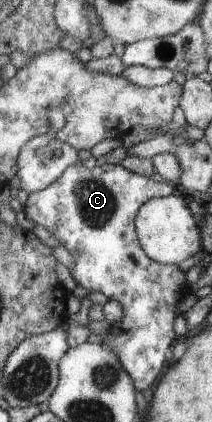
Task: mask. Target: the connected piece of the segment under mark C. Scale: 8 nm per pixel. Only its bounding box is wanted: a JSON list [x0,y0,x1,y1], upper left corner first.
[23,162,189,391]

